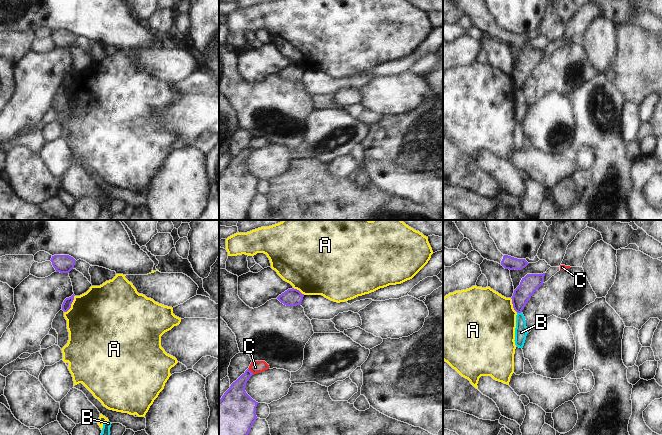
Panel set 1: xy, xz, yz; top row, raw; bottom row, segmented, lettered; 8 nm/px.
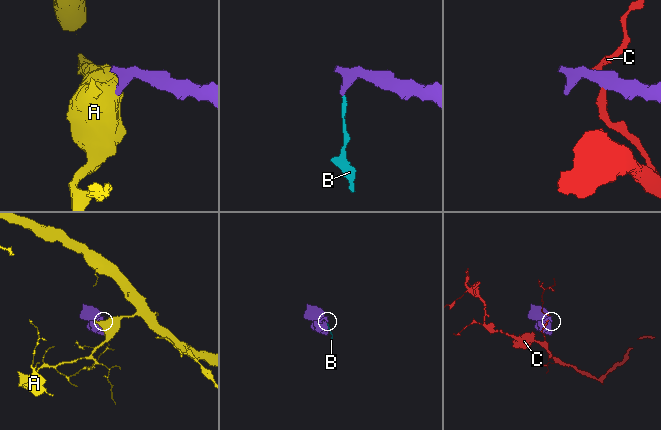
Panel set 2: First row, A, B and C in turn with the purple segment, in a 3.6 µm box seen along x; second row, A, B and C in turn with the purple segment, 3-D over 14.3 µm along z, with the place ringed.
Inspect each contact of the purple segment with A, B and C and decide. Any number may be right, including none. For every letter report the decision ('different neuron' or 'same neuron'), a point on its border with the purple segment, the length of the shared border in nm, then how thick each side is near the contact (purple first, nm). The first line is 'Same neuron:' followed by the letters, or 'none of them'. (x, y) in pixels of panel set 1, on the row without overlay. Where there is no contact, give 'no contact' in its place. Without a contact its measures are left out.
Same neuron: none of them
A: different neuron; contact xy (71, 79); length 170 nm; calibres 70 and 480 nm
B: different neuron; contact yz (519, 88); length 30 nm; calibres 150 and 100 nm
C: different neuron; contact xz (250, 147); length 70 nm; calibres 190 and 100 nm

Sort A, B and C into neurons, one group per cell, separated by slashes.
A / B / C

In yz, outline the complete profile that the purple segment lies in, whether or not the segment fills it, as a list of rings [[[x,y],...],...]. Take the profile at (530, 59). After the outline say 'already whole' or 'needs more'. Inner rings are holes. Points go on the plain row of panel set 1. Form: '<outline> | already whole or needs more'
[[[545,49],[527,50],[522,54],[520,61],[514,66],[511,74],[513,84],[517,89],[522,88],[531,72],[543,60],[544,52]]] | already whole

